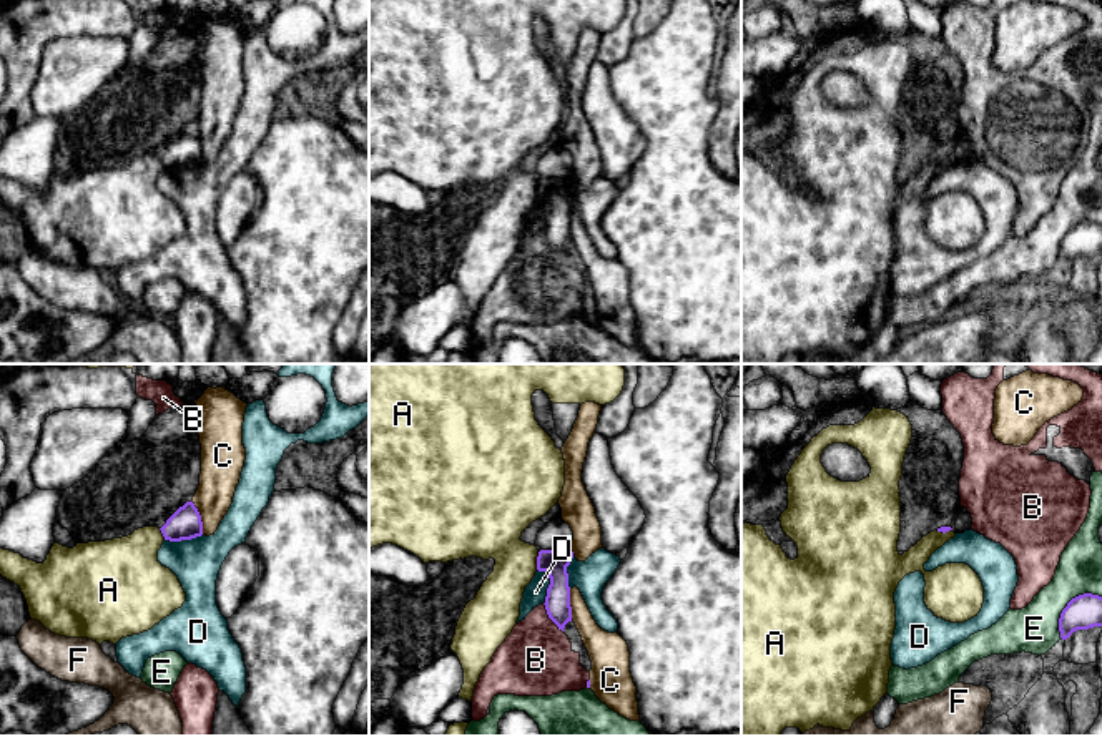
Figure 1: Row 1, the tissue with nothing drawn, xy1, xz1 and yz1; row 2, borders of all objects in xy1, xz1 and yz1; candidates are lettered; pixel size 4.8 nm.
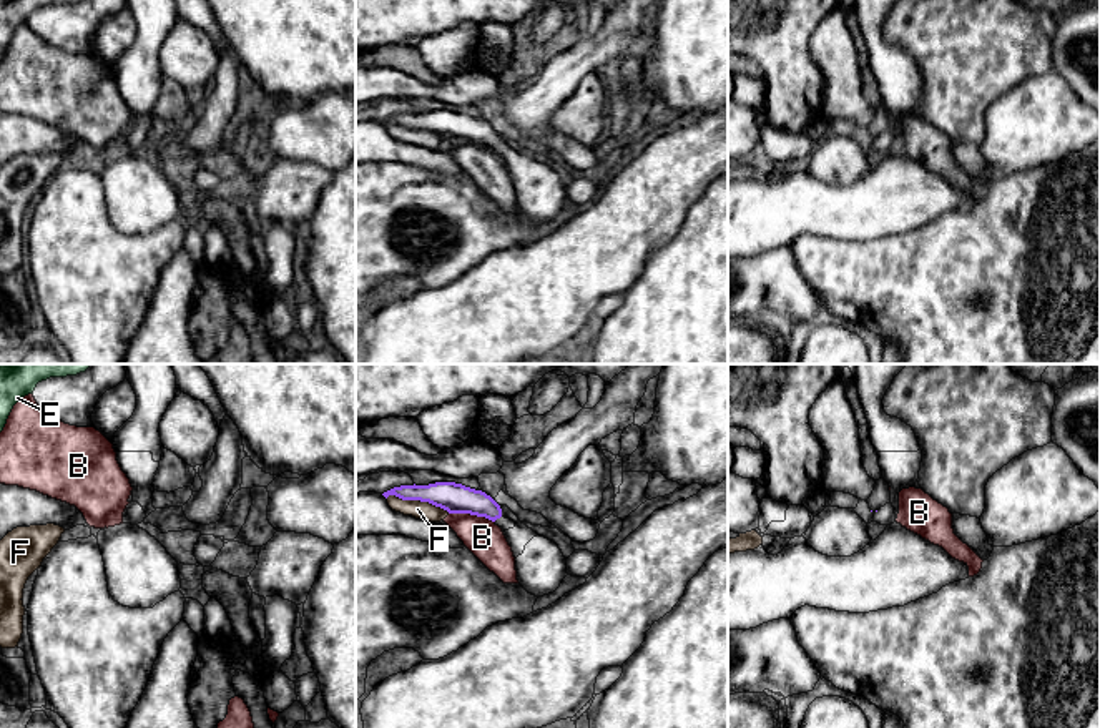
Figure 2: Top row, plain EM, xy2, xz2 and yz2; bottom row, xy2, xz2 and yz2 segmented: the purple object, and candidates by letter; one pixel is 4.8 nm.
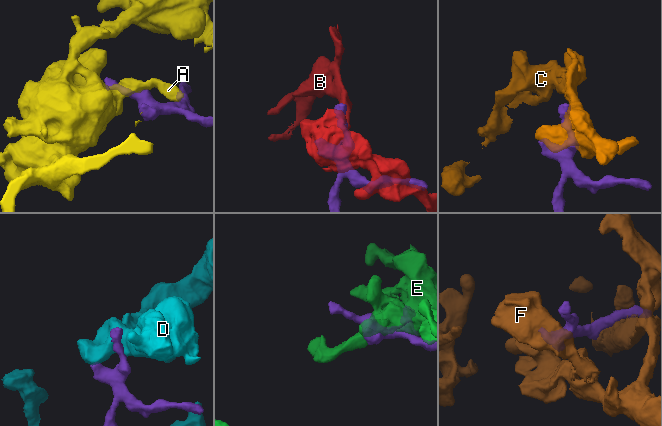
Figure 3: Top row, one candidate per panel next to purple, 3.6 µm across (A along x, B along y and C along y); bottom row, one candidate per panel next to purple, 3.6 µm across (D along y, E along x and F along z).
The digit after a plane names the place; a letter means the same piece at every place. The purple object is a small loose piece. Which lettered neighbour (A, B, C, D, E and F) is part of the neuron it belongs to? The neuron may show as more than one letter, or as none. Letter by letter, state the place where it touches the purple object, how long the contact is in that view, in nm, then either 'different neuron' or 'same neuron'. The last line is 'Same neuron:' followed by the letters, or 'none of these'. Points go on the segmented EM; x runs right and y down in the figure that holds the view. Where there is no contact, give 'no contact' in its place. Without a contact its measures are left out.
A: contact xz1 (537, 560); length 90 nm; different neuron
B: contact xz2 (472, 514); length 220 nm; different neuron
C: contact xy1 (200, 517); length 180 nm; different neuron
D: contact xz1 (549, 585); length 180 nm; different neuron
E: contact yz1 (1067, 605); length 300 nm; different neuron
F: contact xz2 (417, 499); length 320 nm; different neuron
Same neuron: none of these

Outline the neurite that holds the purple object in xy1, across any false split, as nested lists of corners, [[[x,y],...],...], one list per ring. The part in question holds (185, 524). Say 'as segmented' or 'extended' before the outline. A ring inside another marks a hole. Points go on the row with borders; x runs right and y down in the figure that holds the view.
as segmented; [[[186,502],[166,520],[166,523],[160,530],[165,540],[170,542],[181,542],[201,537],[201,515],[193,502]]]

